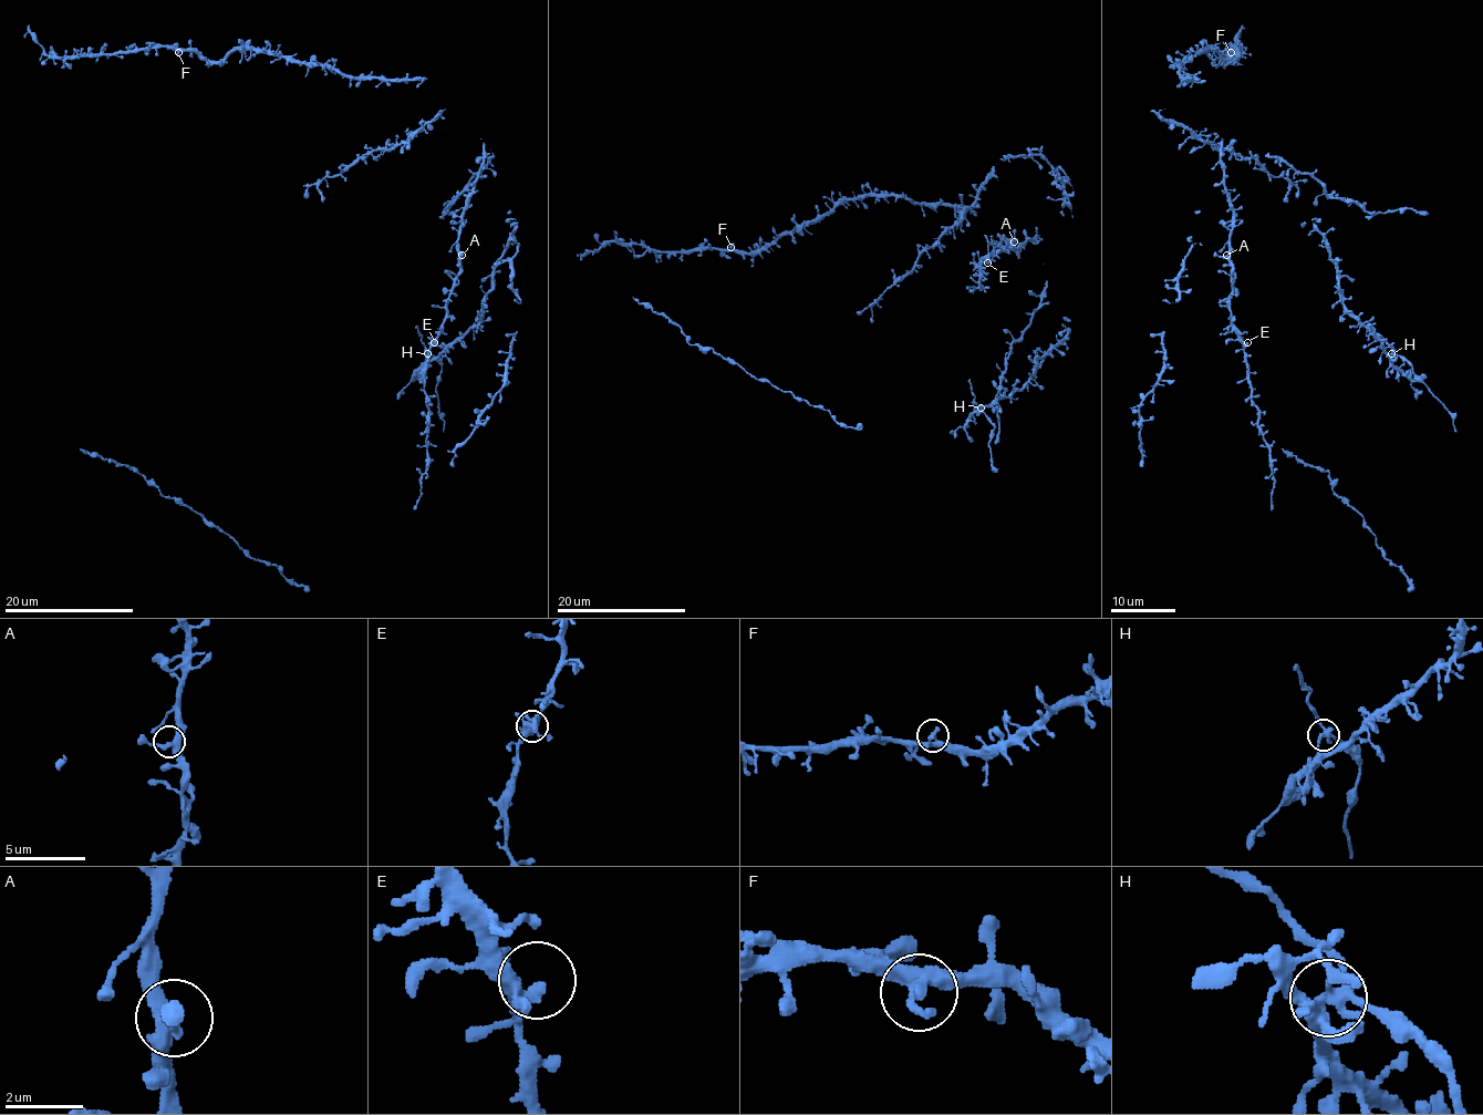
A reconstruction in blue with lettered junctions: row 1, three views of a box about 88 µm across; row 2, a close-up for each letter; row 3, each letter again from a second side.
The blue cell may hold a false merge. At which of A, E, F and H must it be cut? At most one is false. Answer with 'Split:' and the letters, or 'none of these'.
Split: H

